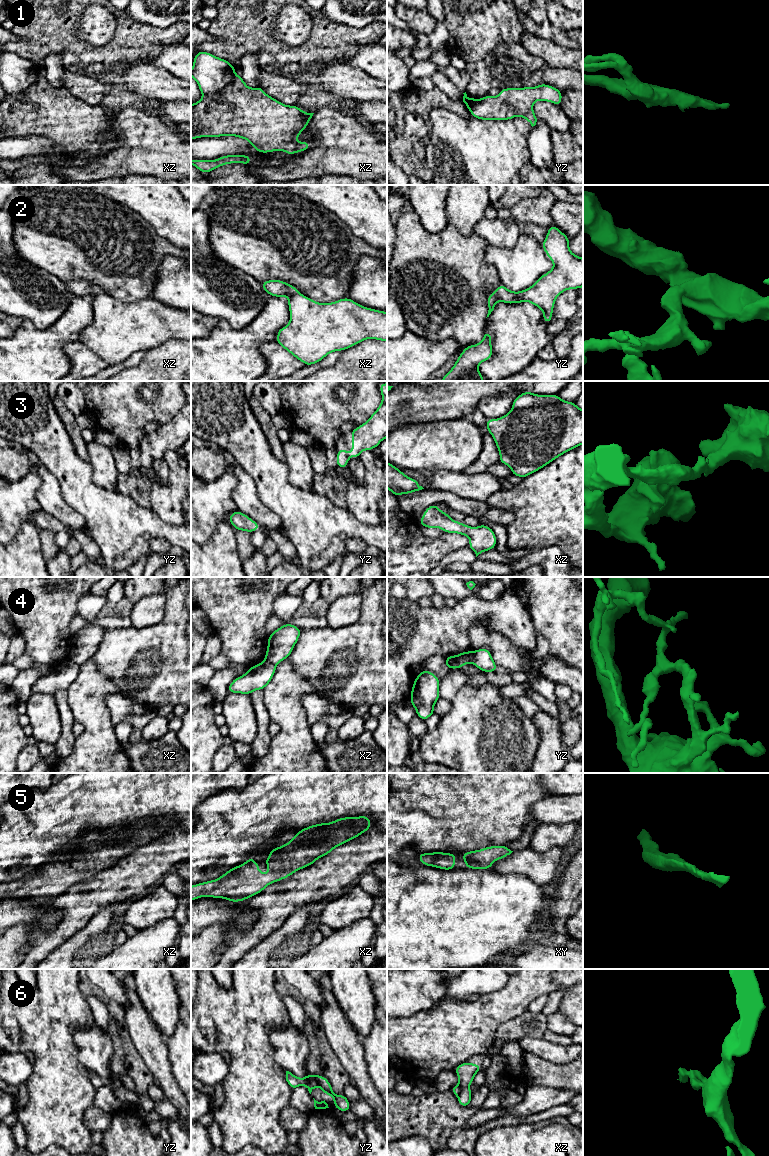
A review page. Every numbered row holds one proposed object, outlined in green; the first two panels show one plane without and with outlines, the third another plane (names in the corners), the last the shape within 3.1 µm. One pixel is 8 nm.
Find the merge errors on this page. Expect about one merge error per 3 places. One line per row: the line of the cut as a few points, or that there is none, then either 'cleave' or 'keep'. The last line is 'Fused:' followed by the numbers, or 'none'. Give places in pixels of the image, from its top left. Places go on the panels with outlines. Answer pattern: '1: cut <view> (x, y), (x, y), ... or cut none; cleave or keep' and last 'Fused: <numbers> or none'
1: cut xz (235, 75), (219, 90), (203, 94); cleave
2: cut none; keep
3: cut none; keep
4: cut xz (265, 660), (275, 665); cleave
5: cut none; keep
6: cut xz (459, 1084), (460, 1091), (457, 1095); cleave
Fused: 1, 4, 6

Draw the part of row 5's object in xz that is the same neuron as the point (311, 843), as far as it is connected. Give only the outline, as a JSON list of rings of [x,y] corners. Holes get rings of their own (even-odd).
[[[343,817],[330,823],[319,823],[298,831],[285,845],[269,852],[265,864],[269,872],[260,873],[259,863],[250,856],[239,866],[232,867],[218,879],[191,886],[191,901],[201,897],[222,898],[241,902],[262,892],[268,885],[279,882],[306,868],[334,848],[353,840],[371,827],[369,817]]]

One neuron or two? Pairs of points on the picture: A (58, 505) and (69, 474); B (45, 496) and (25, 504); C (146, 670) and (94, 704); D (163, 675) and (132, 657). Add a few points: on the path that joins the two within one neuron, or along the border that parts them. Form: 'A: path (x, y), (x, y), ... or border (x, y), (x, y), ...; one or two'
A: border (52, 474), (57, 480), (62, 498), (77, 513); two
B: border (39, 476), (35, 498), (42, 509); two
C: border (101, 673), (106, 675), (117, 686), (118, 692); two
D: path (155, 667), (140, 661); one

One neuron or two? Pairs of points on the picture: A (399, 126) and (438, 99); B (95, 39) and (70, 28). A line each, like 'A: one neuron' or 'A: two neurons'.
A: one neuron
B: two neurons

